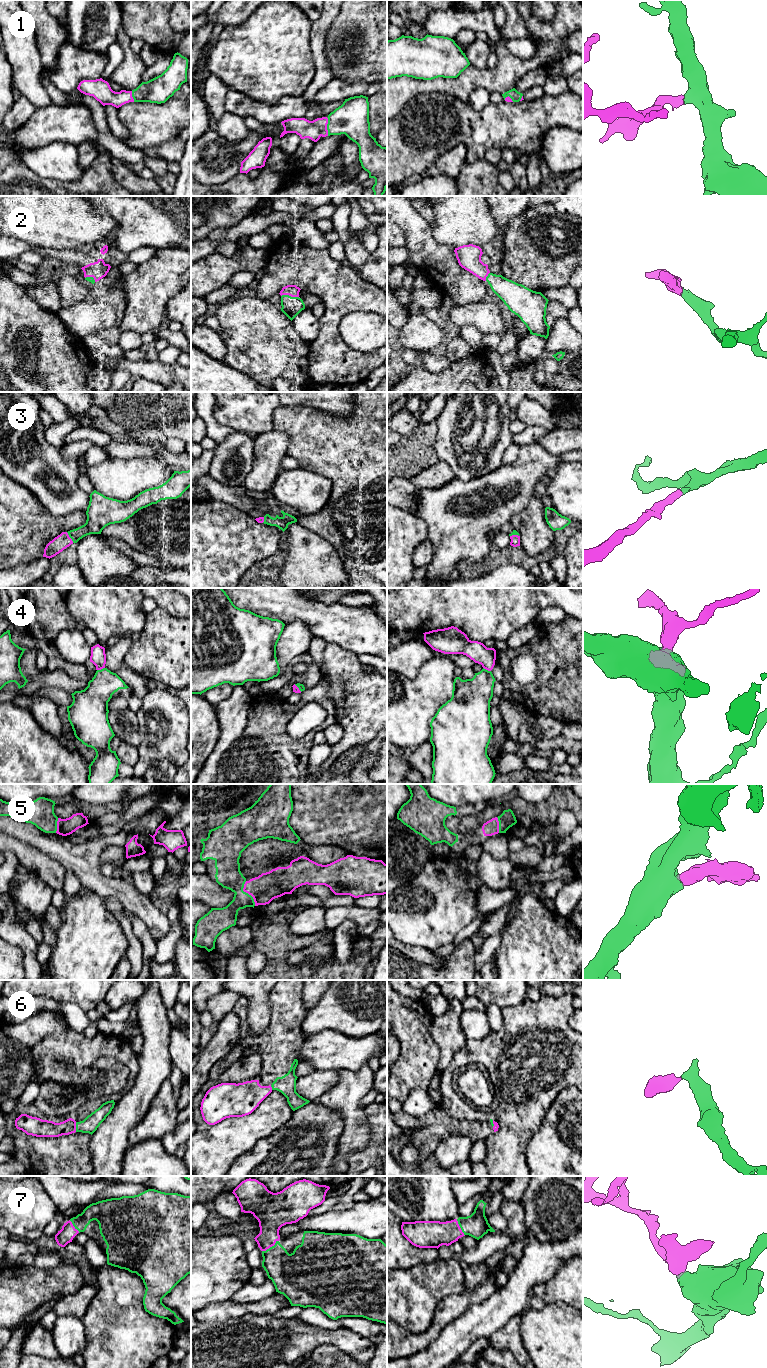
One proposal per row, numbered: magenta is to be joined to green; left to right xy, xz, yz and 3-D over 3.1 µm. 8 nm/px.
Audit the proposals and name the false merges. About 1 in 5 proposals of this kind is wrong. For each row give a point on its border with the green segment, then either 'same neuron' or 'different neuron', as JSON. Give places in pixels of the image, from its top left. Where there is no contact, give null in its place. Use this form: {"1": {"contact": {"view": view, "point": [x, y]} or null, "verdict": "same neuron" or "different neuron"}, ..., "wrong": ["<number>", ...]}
{"1": {"contact": {"view": "xz", "point": [327, 126]}, "verdict": "same neuron"}, "2": {"contact": {"view": "xz", "point": [290, 296]}, "verdict": "same neuron"}, "3": {"contact": {"view": "xy", "point": [69, 536]}, "verdict": "same neuron"}, "4": {"contact": {"view": "xy", "point": [101, 669]}, "verdict": "same neuron"}, "5": {"contact": {"view": "xz", "point": [247, 893]}, "verdict": "same neuron"}, "6": {"contact": {"view": "xy", "point": [76, 1127]}, "verdict": "same neuron"}, "7": {"contact": {"view": "xz", "point": [270, 1247]}, "verdict": "same neuron"}, "wrong": []}

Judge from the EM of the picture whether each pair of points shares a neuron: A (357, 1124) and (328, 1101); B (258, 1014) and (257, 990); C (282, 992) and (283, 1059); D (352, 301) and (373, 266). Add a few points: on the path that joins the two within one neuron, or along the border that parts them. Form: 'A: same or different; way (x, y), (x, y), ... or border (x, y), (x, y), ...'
A: same; way (350, 1117), (335, 1102)
B: same; way (258, 1008), (258, 996)
C: same; way (283, 1009), (283, 1042)
D: different; border (357, 270), (366, 280), (376, 286)

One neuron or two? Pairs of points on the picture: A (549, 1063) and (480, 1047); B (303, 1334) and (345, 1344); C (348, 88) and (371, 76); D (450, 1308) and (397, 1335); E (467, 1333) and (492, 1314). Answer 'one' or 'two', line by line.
A: one
B: one
C: two
D: one
E: one

